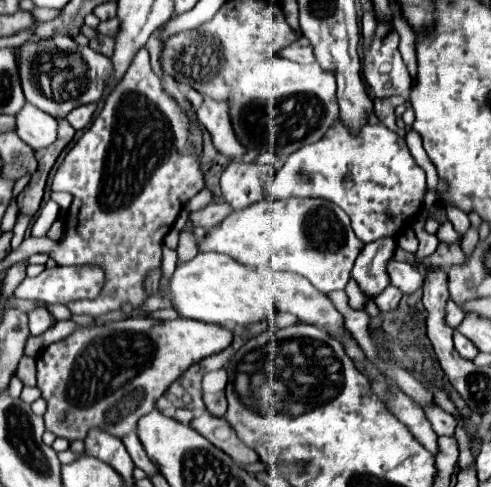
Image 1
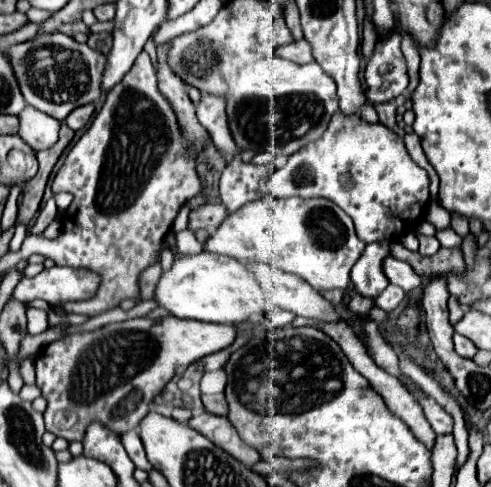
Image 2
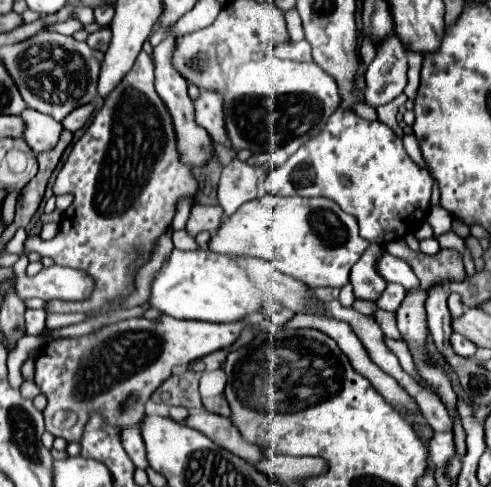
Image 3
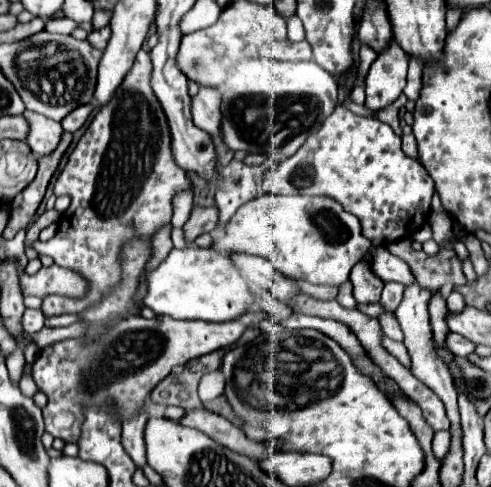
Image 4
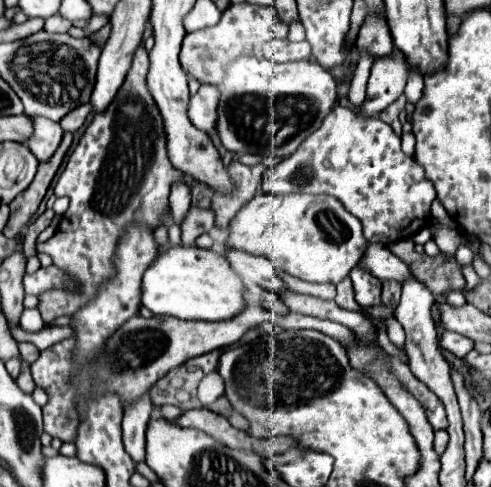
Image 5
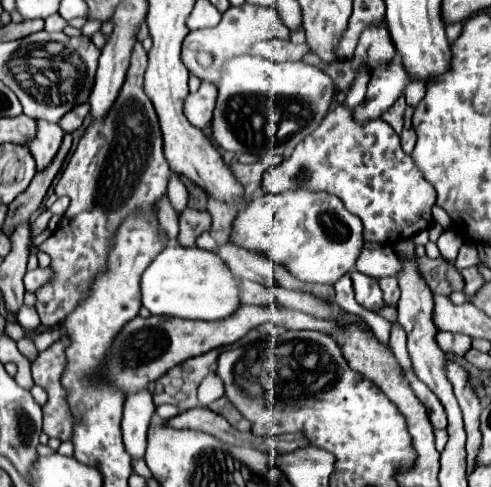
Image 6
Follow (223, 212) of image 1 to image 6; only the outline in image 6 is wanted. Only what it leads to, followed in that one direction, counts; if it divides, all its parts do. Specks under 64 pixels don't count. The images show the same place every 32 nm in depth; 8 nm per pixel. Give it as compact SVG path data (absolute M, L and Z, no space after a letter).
M188 208L180 216L180 234L178 242L180 246L194 246L194 240L210 230L210 214L206 210L194 210Z

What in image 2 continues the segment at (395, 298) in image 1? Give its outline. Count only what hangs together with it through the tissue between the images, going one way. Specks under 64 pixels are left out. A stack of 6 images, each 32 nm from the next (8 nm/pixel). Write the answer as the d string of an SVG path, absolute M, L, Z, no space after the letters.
M390 284L390 286L374 300L374 304L376 304L378 308L382 308L384 312L390 312L390 310L394 310L394 308L400 304L400 298L404 298L404 290L400 290L400 288L396 288L394 284Z

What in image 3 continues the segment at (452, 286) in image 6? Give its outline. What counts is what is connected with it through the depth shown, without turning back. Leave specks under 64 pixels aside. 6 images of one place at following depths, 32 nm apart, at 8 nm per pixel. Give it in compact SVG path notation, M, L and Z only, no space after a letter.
M396 240L388 244L388 252L404 262L410 264L410 268L416 272L416 276L420 278L420 288L428 288L428 284L436 284L436 280L444 280L444 284L448 286L452 280L464 280L466 272L464 272L464 264L462 264L462 254L458 250L440 250L434 256L426 256L422 252L414 252L406 246L404 240Z

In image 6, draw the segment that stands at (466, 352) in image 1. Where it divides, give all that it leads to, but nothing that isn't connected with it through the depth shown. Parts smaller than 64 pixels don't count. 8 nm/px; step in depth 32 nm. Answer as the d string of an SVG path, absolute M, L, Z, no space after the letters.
M438 332L436 342L440 344L440 348L444 352L452 352L456 356L464 356L472 348L472 338L460 336L460 334L452 334L452 332Z

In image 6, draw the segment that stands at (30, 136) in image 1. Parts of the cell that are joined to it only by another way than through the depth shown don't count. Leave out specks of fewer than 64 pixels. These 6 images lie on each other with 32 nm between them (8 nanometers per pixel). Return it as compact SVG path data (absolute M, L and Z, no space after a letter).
M36 120L36 136L28 142L28 148L36 158L38 170L46 168L52 162L52 158L60 148L62 138L64 130L58 124L52 124L48 120Z

